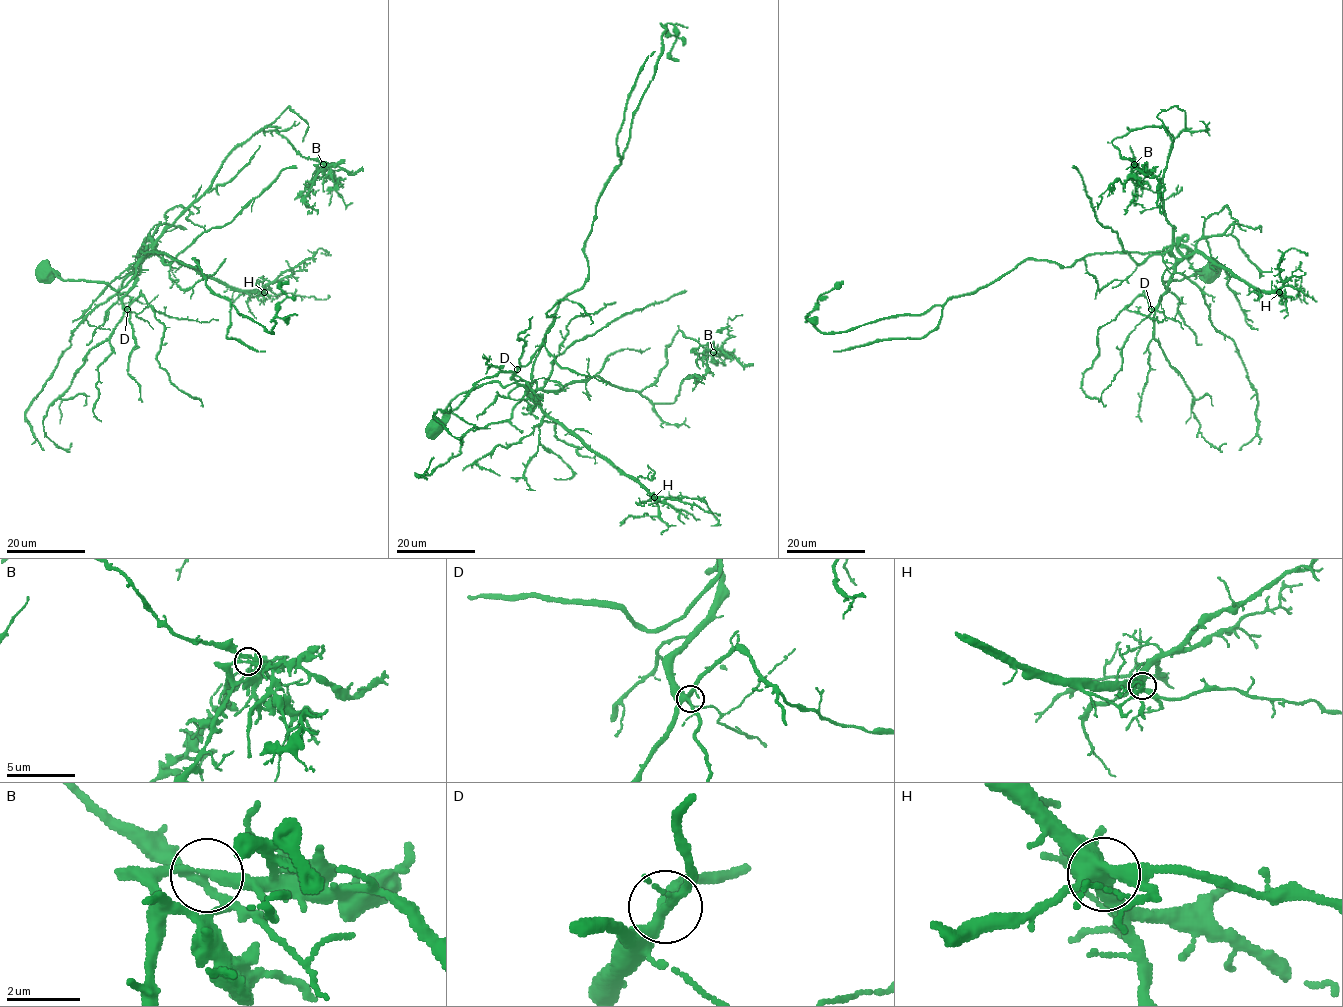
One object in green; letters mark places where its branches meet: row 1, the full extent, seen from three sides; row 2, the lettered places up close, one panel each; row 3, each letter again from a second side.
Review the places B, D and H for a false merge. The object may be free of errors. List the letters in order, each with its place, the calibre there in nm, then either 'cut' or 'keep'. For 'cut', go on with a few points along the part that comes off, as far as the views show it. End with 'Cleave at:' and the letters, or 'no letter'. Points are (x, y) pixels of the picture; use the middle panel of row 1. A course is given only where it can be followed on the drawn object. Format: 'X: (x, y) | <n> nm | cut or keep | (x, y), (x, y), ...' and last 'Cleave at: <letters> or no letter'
B: (713, 352) | 260 nm | cut | (713, 352), (720, 352), (730, 337), (728, 319), (742, 314)
D: (517, 369) | 320 nm | keep
H: (654, 497) | 480 nm | keep
Cleave at: B

